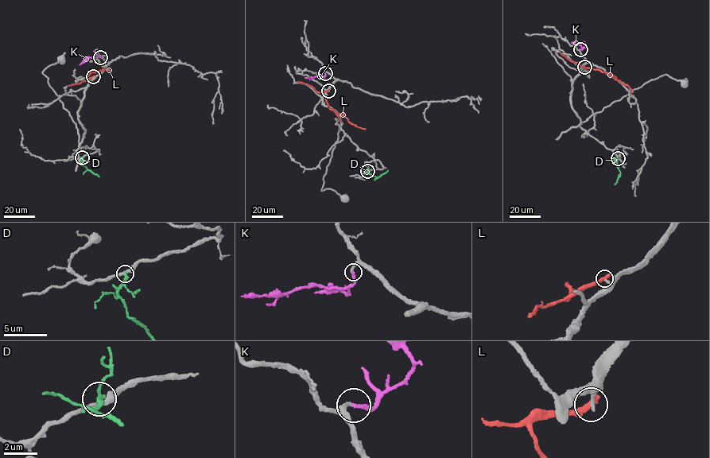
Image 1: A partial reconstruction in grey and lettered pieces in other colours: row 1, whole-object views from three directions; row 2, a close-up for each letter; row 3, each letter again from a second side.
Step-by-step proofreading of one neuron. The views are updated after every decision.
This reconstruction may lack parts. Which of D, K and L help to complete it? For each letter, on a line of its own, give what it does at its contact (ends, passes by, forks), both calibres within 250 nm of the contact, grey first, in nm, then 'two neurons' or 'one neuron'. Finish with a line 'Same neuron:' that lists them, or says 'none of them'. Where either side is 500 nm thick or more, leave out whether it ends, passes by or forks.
D: it ends there; 280 nm thick on the grey side, 240 nm on the other; two neurons
K: it ends there; 220 nm thick on the grey side, 240 nm on the other; one neuron
L: it ends there; 200 nm thick on the grey side, 380 nm on the other; two neurons
Same neuron: K

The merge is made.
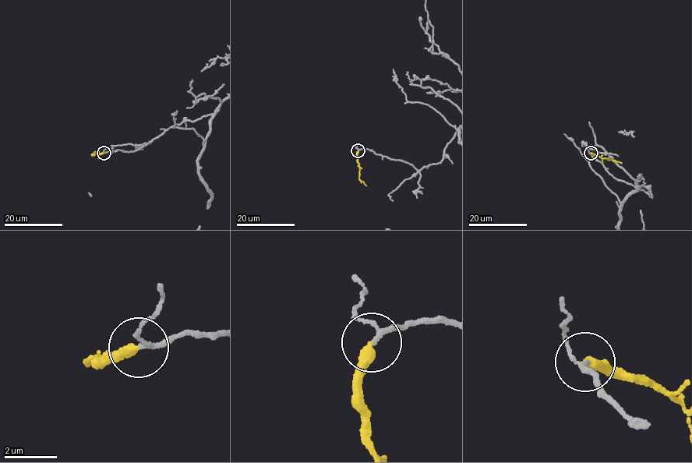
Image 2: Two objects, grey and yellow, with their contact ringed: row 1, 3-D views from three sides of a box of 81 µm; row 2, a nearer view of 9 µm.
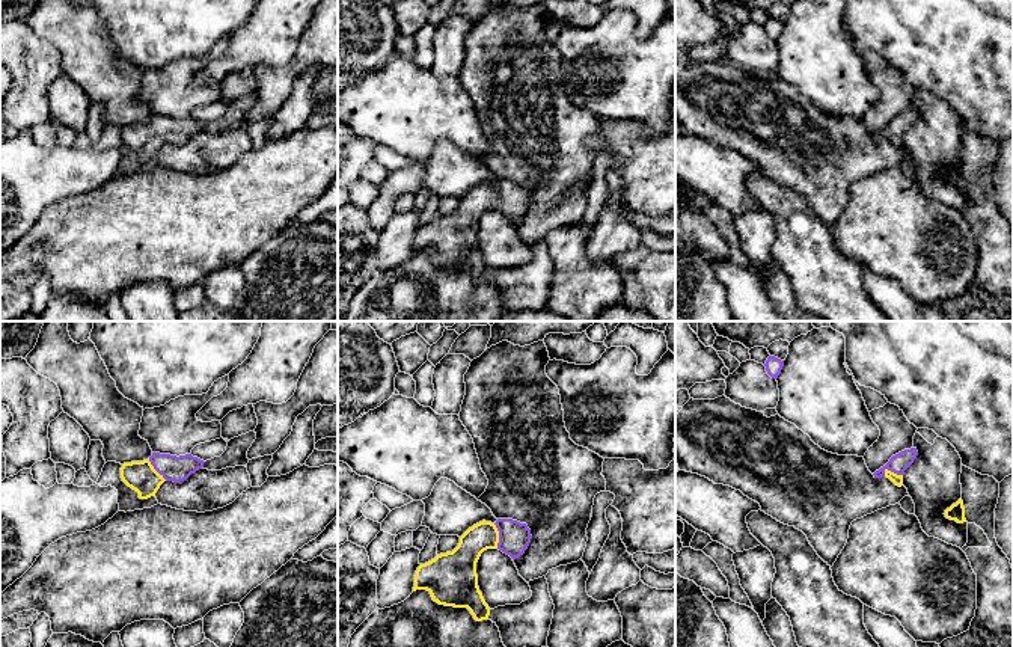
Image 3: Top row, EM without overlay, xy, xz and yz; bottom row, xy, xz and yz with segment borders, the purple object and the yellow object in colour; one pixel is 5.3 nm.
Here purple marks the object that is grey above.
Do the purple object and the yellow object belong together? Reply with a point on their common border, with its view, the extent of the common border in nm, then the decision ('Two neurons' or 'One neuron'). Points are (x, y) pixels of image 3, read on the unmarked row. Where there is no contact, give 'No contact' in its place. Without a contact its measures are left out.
Touches purple at xz (499, 198). Shared border 140 nm. One neuron

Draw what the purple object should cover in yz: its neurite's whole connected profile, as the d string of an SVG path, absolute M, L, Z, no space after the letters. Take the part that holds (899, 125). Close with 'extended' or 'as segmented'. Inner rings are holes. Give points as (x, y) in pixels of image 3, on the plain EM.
M917 110L904 112L889 121L889 124L876 133L873 137L874 140L886 139L889 140L895 148L903 148L903 136L904 133L914 125L917 121L918 113Z; extended

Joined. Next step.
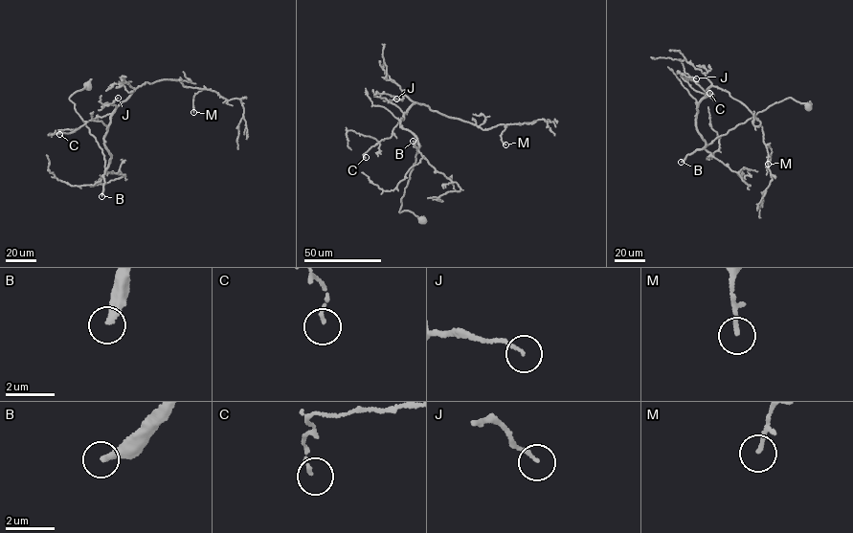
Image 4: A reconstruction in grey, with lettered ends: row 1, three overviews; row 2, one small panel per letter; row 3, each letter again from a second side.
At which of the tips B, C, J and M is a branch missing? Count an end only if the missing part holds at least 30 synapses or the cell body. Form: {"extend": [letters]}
{"extend": ["B"]}

